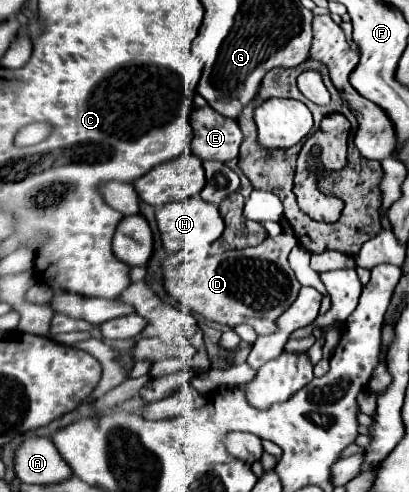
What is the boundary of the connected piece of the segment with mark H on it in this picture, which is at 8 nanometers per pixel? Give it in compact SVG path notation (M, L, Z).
M199 195L189 197L179 203L167 203L161 209L155 211L157 217L157 227L161 231L161 241L167 253L177 253L177 251L197 251L197 249L209 249L213 241L217 241L223 233L223 219L219 215L219 207L209 205L203 201Z

